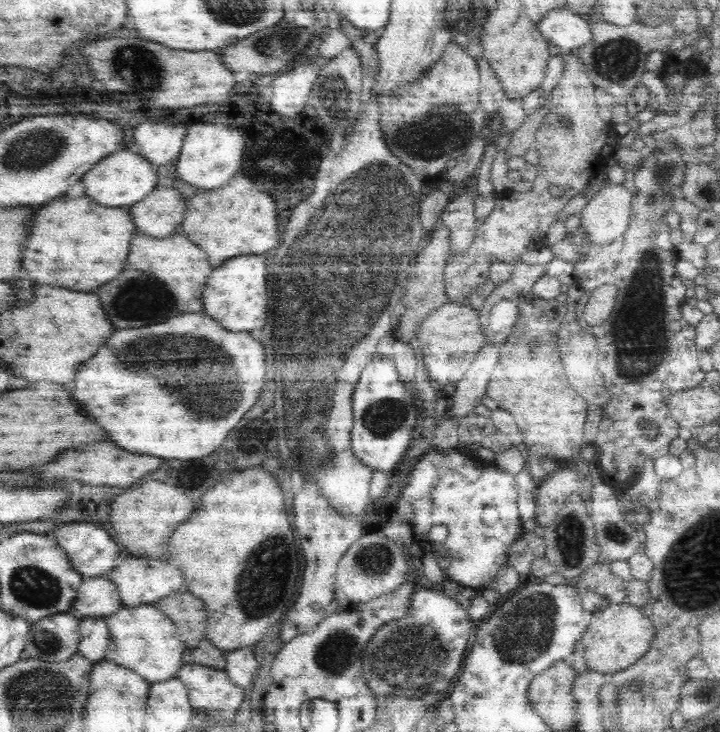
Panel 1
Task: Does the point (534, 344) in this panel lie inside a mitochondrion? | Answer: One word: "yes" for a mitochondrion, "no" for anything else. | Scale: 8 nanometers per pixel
yes

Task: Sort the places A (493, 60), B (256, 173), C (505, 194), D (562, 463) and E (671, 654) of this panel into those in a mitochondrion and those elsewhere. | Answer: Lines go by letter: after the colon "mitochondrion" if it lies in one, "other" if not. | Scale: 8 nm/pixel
A: other
B: other
C: other
D: other
E: other

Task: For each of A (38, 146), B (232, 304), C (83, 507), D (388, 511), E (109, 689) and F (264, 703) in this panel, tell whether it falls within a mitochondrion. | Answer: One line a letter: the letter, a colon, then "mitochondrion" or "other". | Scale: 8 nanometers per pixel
A: mitochondrion
B: other
C: other
D: other
E: other
F: other

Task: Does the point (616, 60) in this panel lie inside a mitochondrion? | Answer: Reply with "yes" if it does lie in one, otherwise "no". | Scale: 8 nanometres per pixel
yes

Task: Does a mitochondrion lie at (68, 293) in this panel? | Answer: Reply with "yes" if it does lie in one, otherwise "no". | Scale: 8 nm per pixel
no

